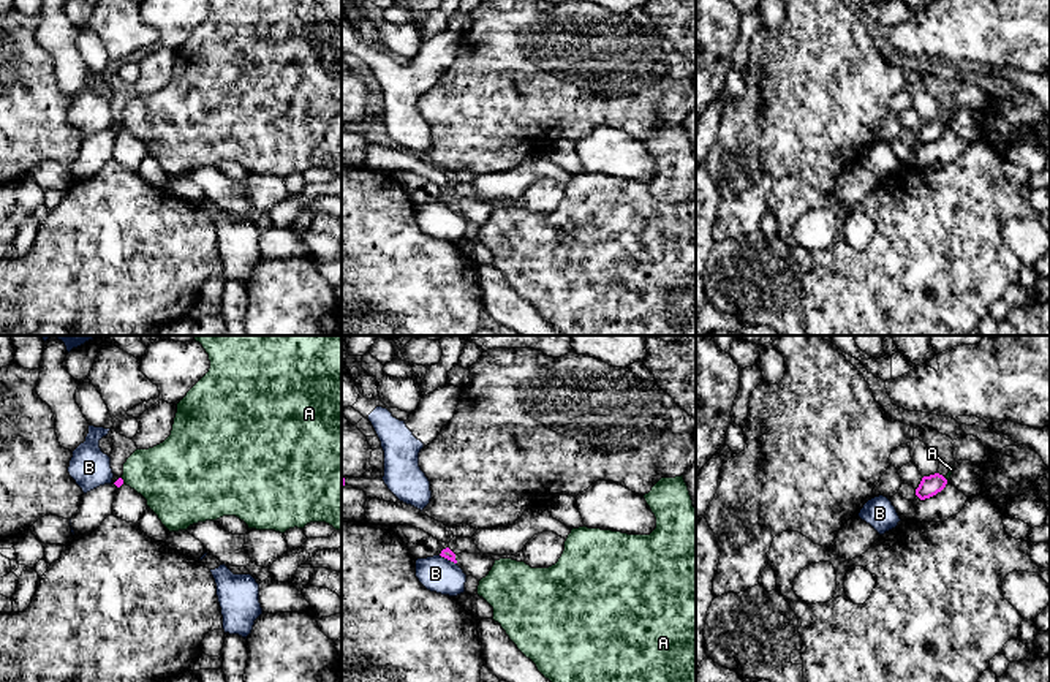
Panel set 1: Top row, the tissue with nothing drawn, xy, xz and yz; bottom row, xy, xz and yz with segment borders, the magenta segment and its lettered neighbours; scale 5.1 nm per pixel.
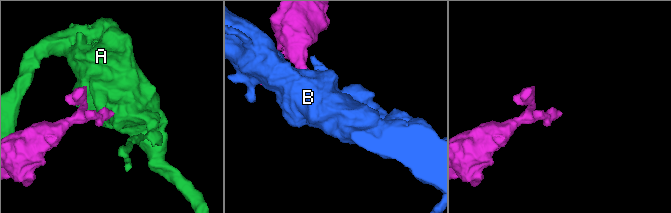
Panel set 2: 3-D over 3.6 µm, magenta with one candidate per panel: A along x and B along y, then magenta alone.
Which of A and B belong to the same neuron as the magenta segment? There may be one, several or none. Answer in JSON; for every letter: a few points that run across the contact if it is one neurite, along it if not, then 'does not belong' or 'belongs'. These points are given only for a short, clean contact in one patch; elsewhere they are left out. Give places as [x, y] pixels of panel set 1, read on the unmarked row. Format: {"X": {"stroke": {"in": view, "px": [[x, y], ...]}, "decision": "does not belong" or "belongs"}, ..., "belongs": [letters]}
{"A": {"stroke": {"in": "xy", "px": [[120, 124], [124, 127]]}, "decision": "does not belong"}, "B": {"decision": "does not belong"}, "belongs": []}

